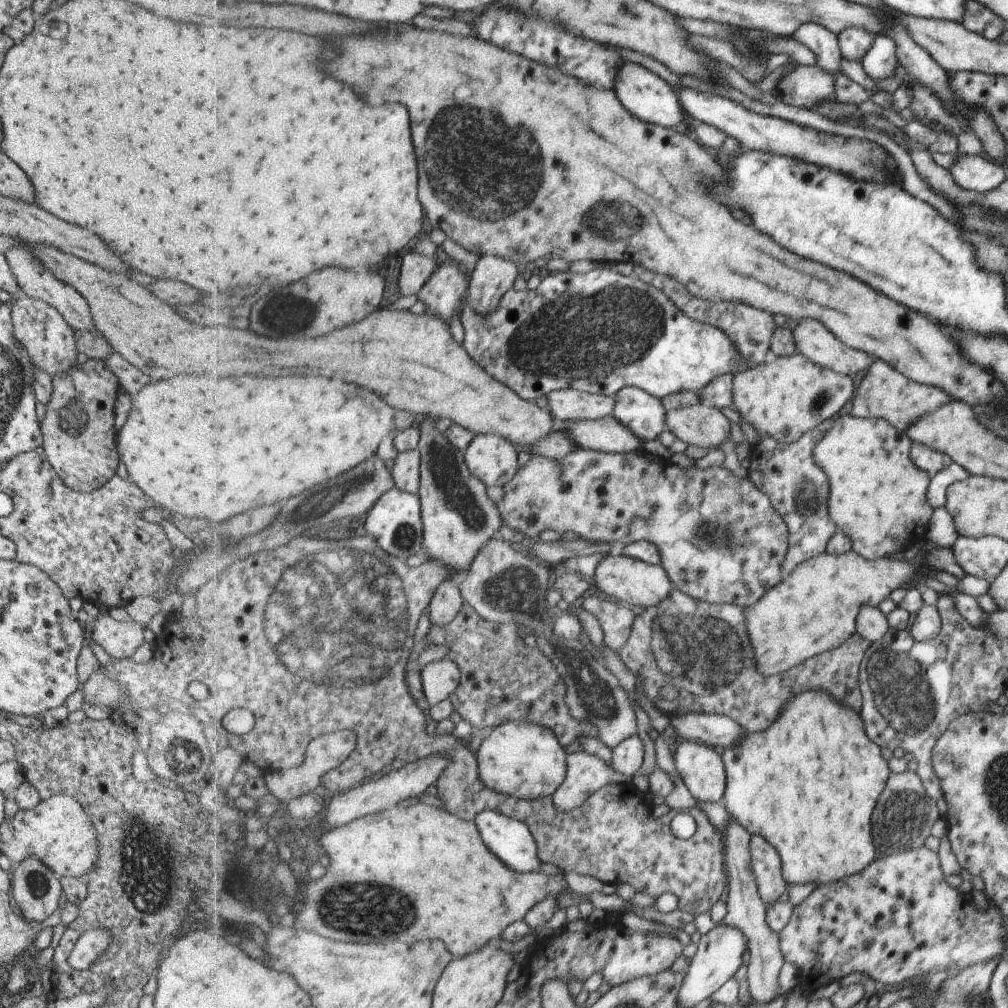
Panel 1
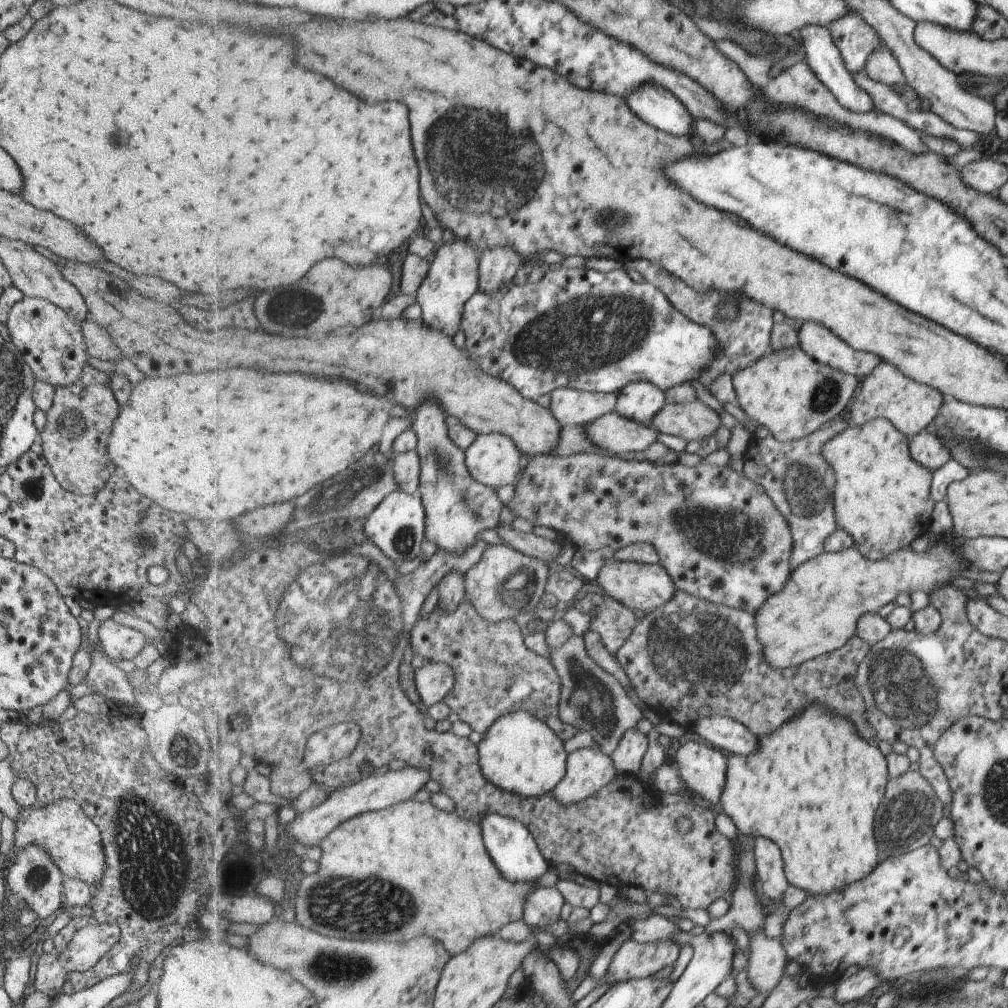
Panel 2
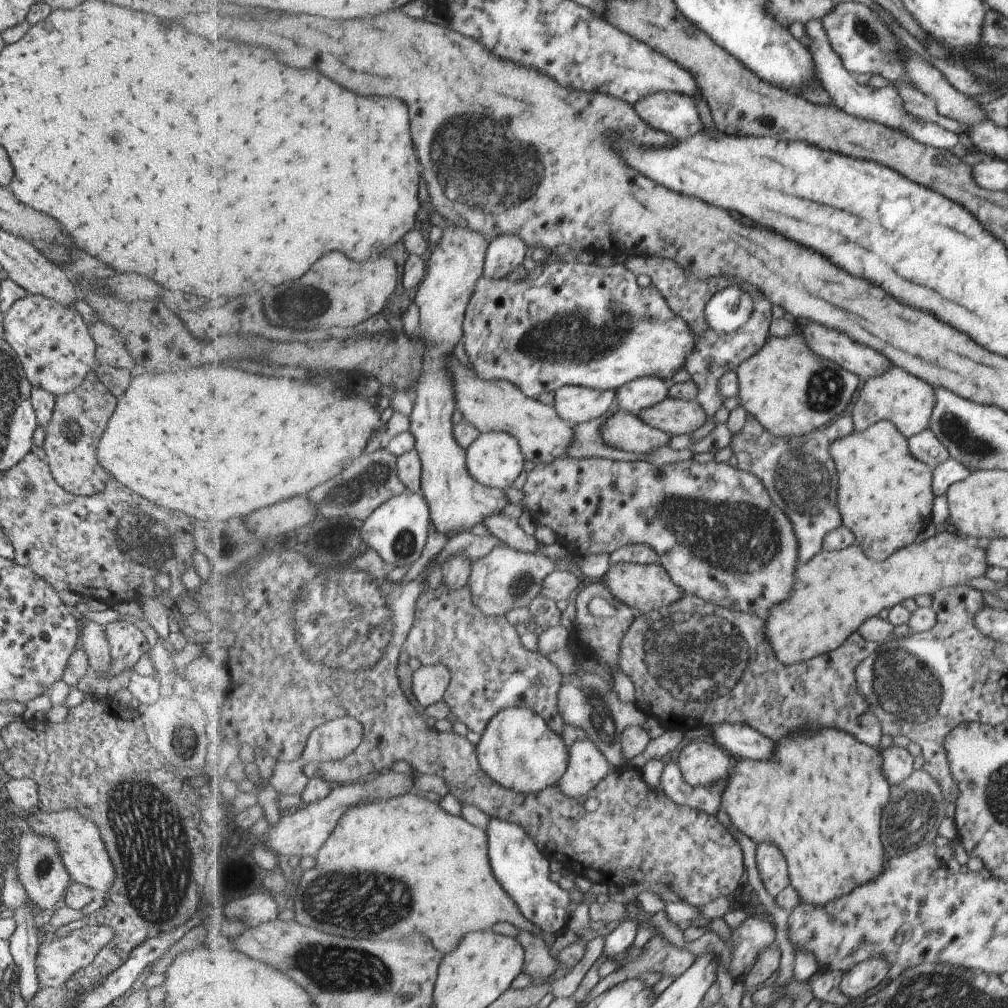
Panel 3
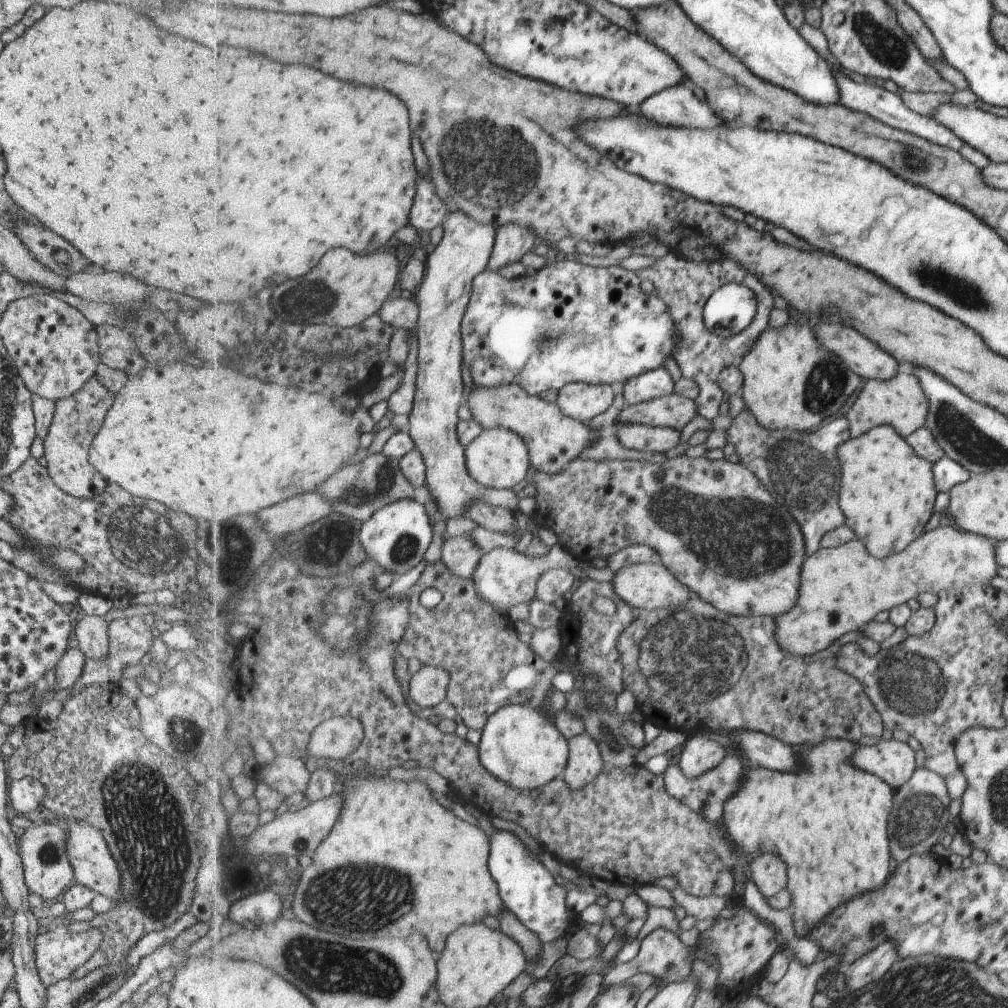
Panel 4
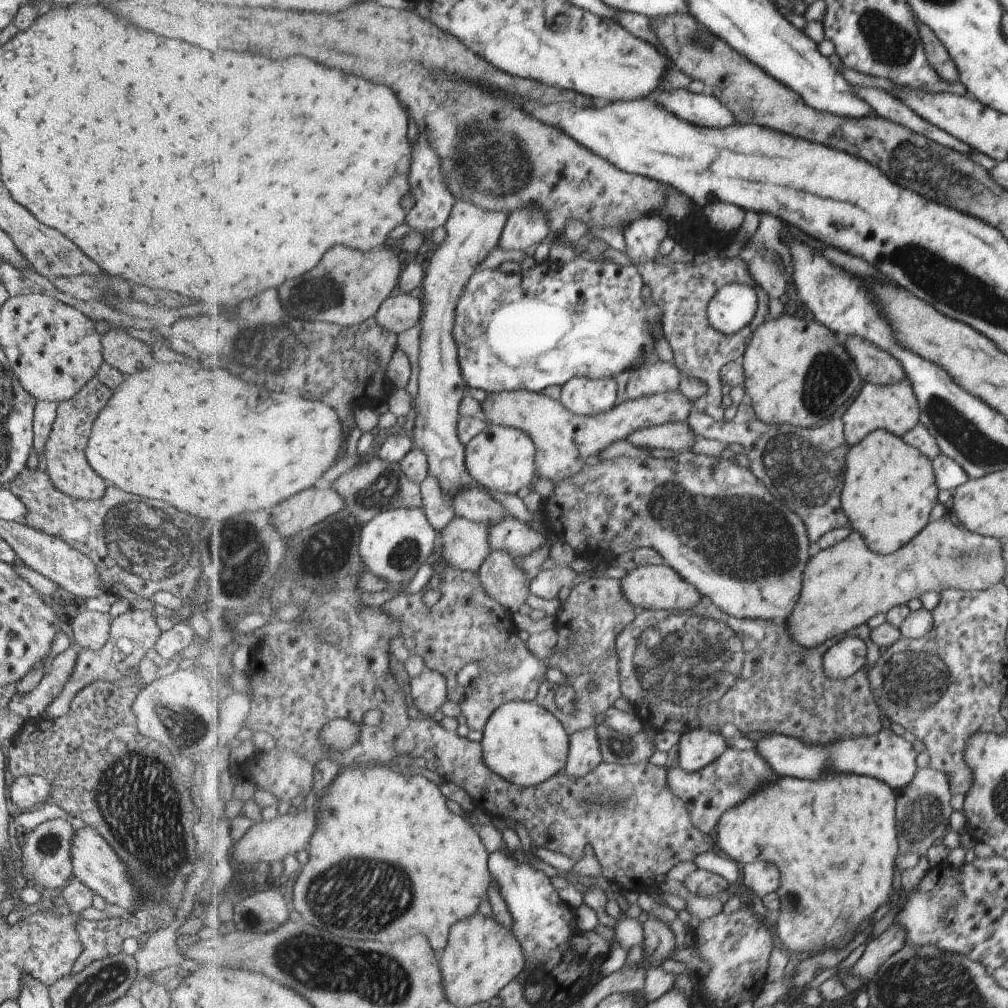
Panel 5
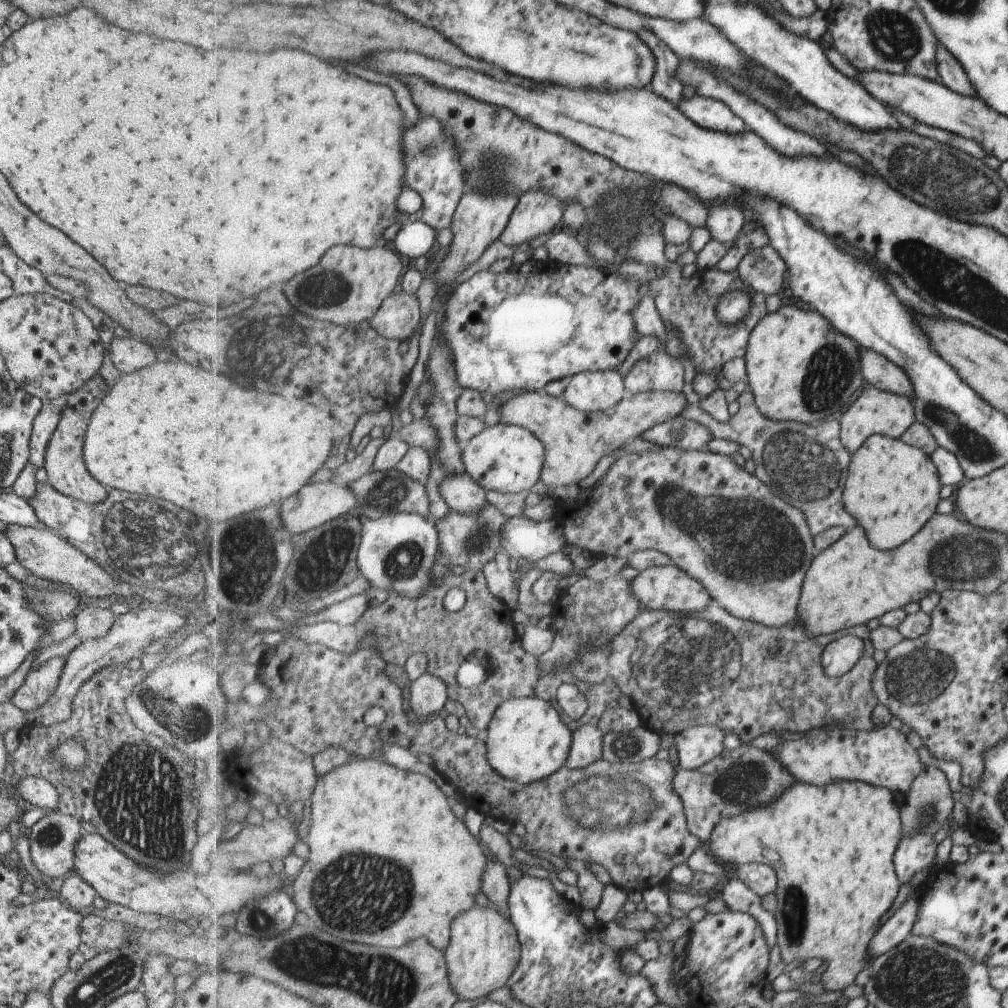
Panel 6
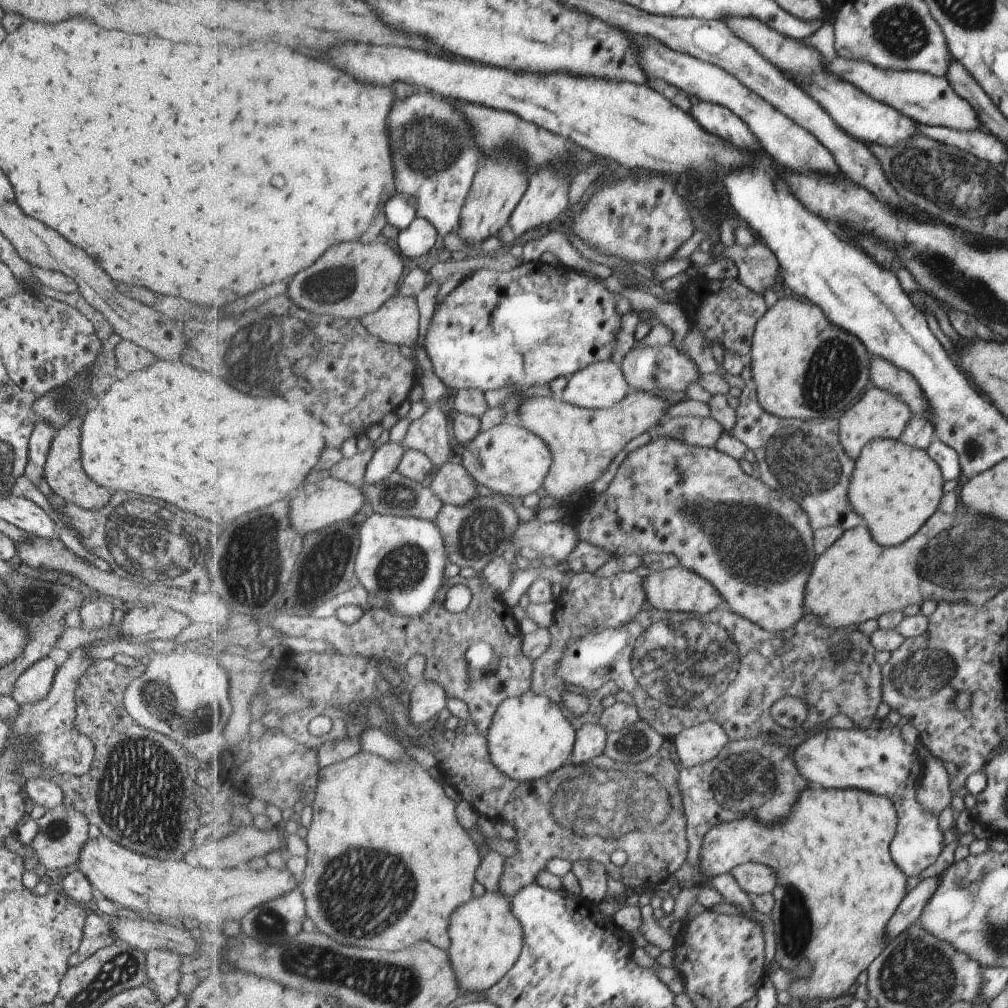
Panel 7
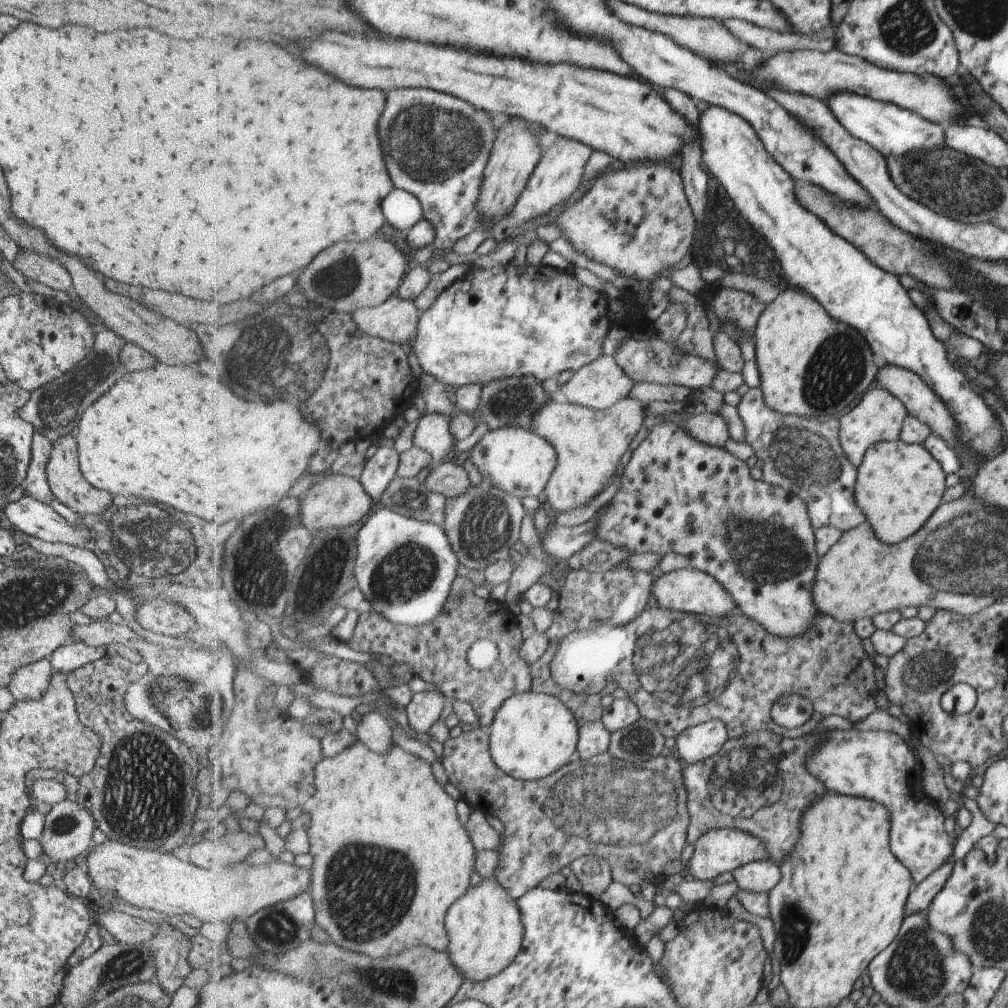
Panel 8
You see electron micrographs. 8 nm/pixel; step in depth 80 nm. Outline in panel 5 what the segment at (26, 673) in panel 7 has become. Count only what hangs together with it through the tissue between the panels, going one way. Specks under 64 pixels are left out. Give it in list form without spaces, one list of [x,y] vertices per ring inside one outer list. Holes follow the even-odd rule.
[[[69,646],[51,660],[49,672],[42,676],[33,690],[26,694],[14,694],[5,710],[16,717],[39,720],[41,712],[61,692],[73,672],[77,647]]]

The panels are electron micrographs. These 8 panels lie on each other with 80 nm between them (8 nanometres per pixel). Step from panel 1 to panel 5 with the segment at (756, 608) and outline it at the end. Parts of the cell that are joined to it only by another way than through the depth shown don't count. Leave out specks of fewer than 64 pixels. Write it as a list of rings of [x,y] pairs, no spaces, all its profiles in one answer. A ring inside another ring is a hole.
[[[950,514],[930,522],[924,527],[915,542],[906,542],[897,552],[887,556],[875,554],[869,550],[866,539],[857,531],[851,533],[843,542],[822,549],[810,558],[803,574],[802,594],[798,605],[787,620],[792,639],[805,649],[815,649],[839,635],[866,625],[875,614],[886,613],[909,600],[918,599],[923,593],[959,589],[962,591],[985,590],[996,582],[1003,581],[1006,563],[1002,559],[1002,542],[995,537],[986,537],[968,531],[953,520]]]

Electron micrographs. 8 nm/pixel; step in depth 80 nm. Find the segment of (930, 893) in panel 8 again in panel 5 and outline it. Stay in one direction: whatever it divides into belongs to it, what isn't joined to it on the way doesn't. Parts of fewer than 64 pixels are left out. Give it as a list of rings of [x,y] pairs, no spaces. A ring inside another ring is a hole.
[[[891,924],[887,930],[866,945],[862,956],[851,968],[850,974],[858,976],[862,982],[873,978],[875,971],[905,943],[904,930]]]

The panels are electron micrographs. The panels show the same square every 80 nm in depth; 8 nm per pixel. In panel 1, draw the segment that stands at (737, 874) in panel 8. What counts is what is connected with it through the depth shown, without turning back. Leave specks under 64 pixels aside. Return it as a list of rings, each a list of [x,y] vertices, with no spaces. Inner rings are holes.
[[[752,835],[750,842],[752,869],[761,898],[767,906],[786,897],[789,892],[783,872],[782,855],[764,836]]]

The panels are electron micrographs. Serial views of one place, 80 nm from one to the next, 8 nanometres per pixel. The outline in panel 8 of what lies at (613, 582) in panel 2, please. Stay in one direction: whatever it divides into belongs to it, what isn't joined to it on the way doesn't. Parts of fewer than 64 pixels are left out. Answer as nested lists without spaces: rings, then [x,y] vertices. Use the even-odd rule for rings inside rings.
[[[693,566],[663,573],[659,578],[656,578],[652,598],[653,604],[664,609],[695,613],[707,617],[727,617],[739,612],[739,608],[729,591],[716,578],[695,569]]]

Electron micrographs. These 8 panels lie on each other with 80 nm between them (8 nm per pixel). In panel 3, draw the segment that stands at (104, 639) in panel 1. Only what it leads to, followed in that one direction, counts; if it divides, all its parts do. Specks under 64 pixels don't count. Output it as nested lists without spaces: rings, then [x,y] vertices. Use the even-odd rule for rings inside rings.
[[[113,621],[103,626],[104,635],[109,647],[109,668],[107,675],[97,677],[109,677],[119,674],[122,670],[133,667],[149,650],[145,636],[127,621]]]

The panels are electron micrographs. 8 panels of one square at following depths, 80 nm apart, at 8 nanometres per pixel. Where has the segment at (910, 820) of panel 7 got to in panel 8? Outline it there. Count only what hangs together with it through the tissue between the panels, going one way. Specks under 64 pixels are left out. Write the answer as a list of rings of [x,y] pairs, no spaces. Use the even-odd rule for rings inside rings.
[[[833,729],[828,732],[820,745],[814,748],[809,758],[808,769],[833,792],[870,798],[886,806],[890,813],[891,850],[895,850],[895,858],[899,858],[899,862],[910,870],[916,884],[929,877],[952,853],[951,846],[954,846],[955,836],[945,833],[943,829],[943,826],[947,826],[947,814],[943,814],[940,806],[927,798],[927,794],[923,792],[922,774],[919,772],[920,762],[897,734],[887,730]]]

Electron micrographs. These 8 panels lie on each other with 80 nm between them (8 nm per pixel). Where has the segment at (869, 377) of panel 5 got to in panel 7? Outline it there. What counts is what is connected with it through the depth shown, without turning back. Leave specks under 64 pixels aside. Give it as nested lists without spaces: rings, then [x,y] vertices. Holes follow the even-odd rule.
[[[881,358],[871,360],[872,384],[879,390],[887,391],[902,399],[910,407],[913,416],[925,413],[927,401],[918,382],[904,370]]]

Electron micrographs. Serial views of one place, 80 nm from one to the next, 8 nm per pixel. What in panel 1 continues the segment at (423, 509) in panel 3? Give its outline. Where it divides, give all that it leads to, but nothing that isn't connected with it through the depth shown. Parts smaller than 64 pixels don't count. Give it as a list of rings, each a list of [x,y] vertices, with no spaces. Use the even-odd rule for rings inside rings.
[[[395,486],[388,490],[367,513],[367,534],[373,535],[389,554],[402,560],[415,556],[424,547],[422,501],[418,493],[410,493]]]

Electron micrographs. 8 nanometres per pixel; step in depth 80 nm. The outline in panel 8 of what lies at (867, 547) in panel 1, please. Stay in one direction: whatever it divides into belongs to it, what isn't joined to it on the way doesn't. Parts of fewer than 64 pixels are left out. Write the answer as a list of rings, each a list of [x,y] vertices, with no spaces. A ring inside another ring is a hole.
[[[897,440],[877,443],[869,448],[858,466],[854,491],[859,508],[867,515],[881,542],[888,545],[901,542],[917,532],[929,516],[933,516],[945,490],[941,467],[922,445]]]

